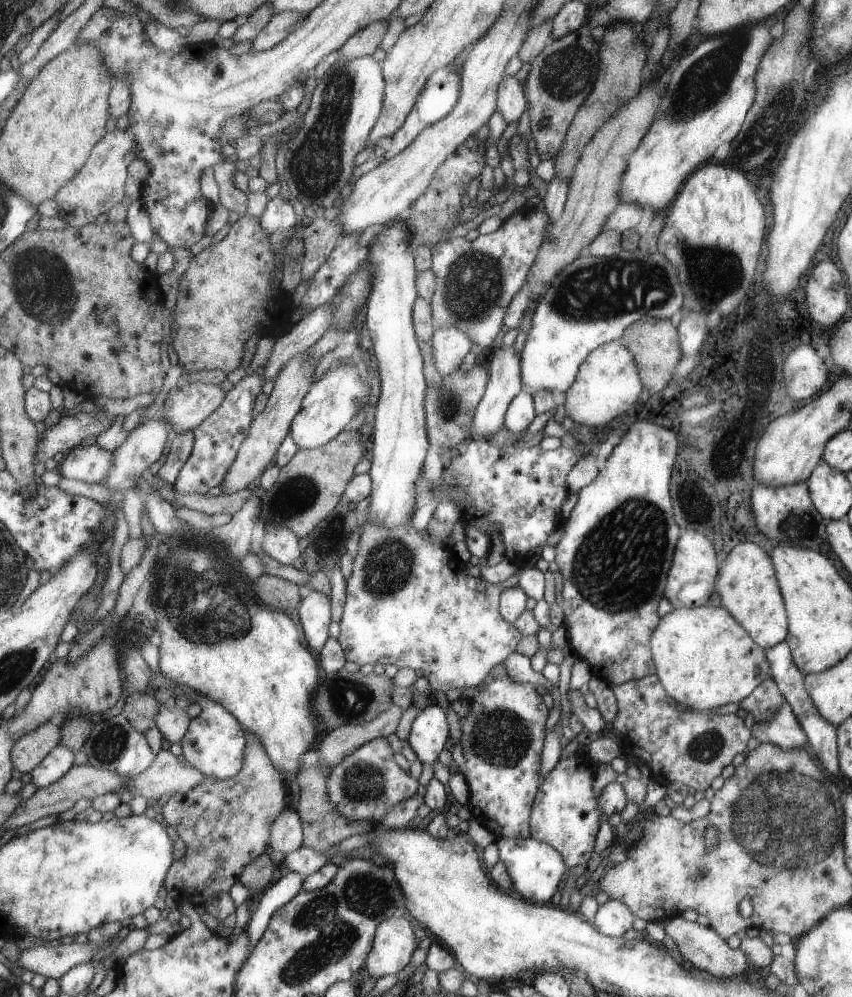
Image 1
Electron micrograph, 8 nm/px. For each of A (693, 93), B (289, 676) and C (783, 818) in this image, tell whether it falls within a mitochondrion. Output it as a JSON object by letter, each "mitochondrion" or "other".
{"A":"mitochondrion","B":"other","C":"mitochondrion"}

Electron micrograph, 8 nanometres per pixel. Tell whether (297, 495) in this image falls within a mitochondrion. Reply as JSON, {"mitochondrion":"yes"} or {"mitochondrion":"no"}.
{"mitochondrion":"yes"}

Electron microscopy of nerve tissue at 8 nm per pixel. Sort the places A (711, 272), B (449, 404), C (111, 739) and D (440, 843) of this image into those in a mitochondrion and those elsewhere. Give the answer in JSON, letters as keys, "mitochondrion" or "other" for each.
{"A":"mitochondrion","B":"mitochondrion","C":"mitochondrion","D":"other"}

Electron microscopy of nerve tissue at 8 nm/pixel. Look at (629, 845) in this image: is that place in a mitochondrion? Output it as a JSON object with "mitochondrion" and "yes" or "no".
{"mitochondrion":"no"}

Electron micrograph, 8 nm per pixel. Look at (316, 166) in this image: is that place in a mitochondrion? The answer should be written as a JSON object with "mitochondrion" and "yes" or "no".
{"mitochondrion":"yes"}

